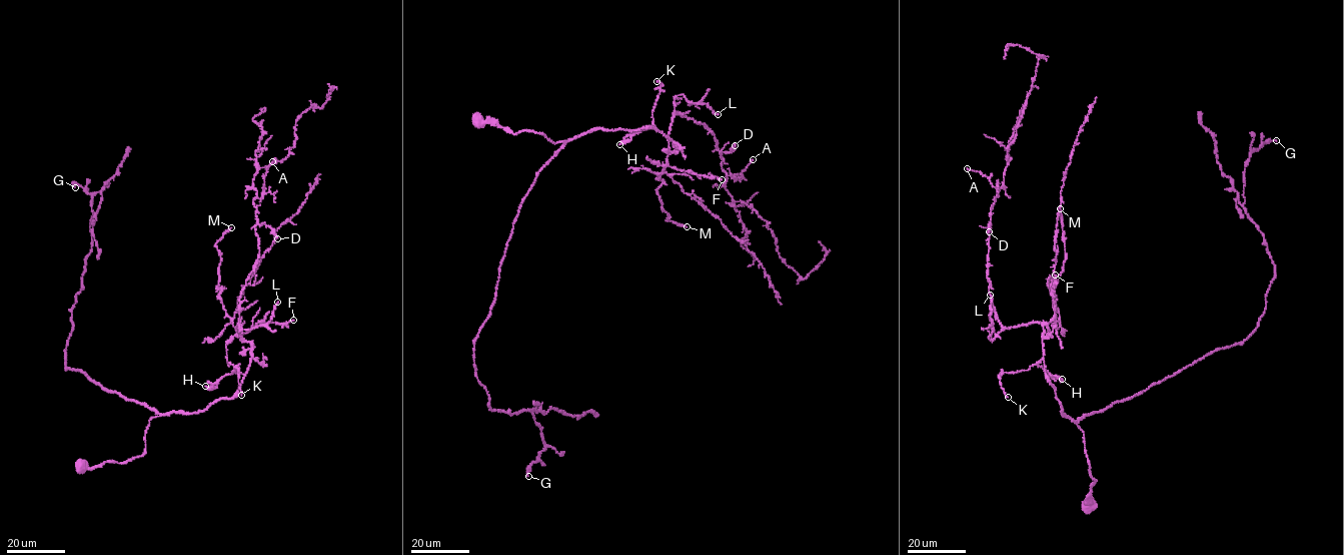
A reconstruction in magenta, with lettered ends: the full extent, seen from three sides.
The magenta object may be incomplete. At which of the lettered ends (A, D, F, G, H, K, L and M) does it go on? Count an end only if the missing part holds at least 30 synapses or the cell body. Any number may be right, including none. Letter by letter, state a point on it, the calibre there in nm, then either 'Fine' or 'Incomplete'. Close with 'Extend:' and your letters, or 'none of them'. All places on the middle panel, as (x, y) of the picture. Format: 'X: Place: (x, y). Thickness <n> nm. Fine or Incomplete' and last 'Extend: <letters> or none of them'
A: Place: (753, 159). Thickness 200 nm. Fine
D: Place: (735, 145). Thickness 240 nm. Fine
F: Place: (722, 179). Thickness 240 nm. Fine
G: Place: (528, 476). Thickness 240 nm. Fine
H: Place: (619, 144). Thickness 140 nm. Fine
K: Place: (656, 81). Thickness 90 nm. Fine
L: Place: (718, 114). Thickness 240 nm. Incomplete
M: Place: (687, 226). Thickness 200 nm. Fine
Extend: L

